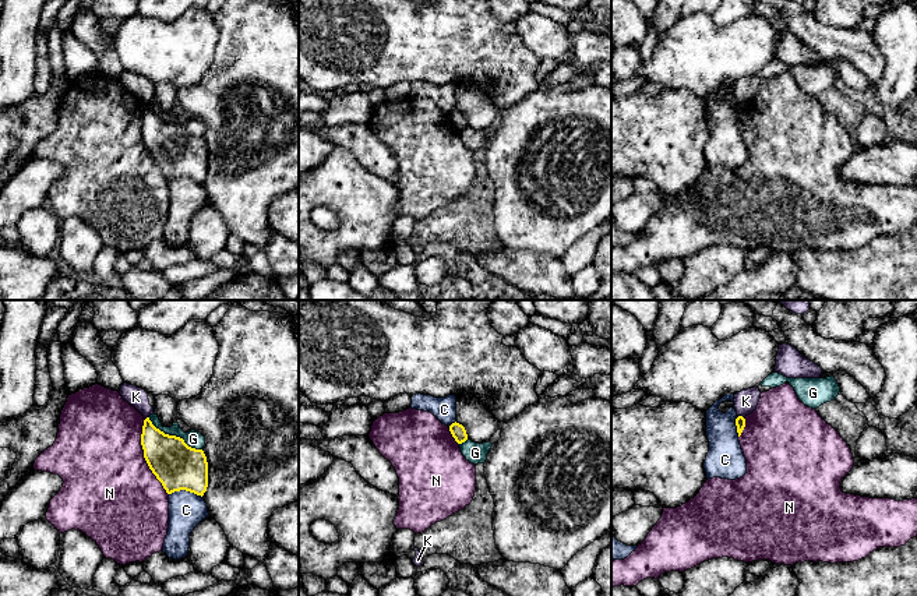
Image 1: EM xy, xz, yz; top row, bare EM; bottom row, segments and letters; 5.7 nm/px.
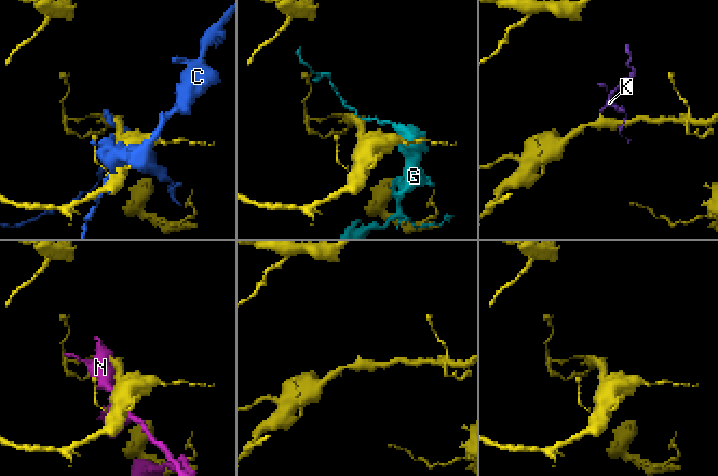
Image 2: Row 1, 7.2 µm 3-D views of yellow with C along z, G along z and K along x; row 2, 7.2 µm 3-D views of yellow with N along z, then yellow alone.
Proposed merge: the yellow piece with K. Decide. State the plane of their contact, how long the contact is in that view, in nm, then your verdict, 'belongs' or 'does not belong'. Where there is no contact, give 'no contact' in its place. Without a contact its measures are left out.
yz | 40 nm | belongs

